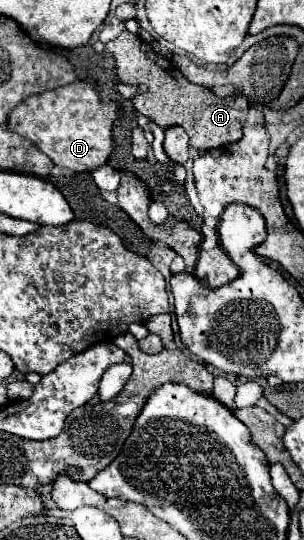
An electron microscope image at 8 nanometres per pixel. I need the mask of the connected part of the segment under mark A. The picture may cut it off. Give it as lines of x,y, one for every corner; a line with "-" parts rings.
122,31
114,41
108,41
106,49
116,61
116,75
122,83
146,85
146,93
132,97
132,105
162,129
182,125
190,137
190,147
198,151
210,151
242,139
242,125
248,115
248,99
242,93
218,97
210,89
190,83
170,59
158,57
148,43
142,43
142,39
130,31

